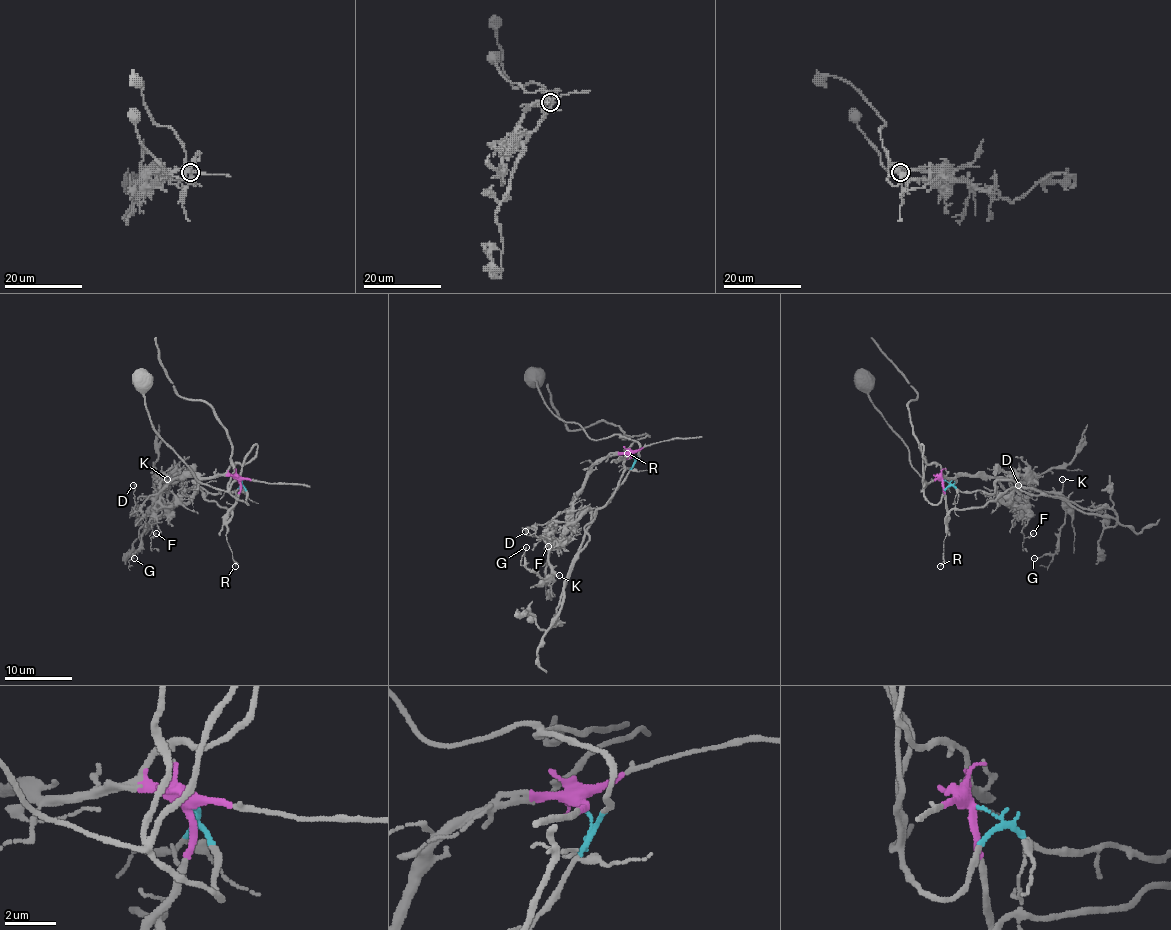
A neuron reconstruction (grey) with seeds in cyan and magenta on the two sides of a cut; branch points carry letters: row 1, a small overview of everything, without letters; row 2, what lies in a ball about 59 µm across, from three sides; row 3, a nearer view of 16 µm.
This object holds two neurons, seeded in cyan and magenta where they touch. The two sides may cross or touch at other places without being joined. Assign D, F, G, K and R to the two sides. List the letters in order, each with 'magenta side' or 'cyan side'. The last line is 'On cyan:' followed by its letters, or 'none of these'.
D: magenta side
F: cyan side
G: magenta side
K: magenta side
R: magenta side
On cyan: F

